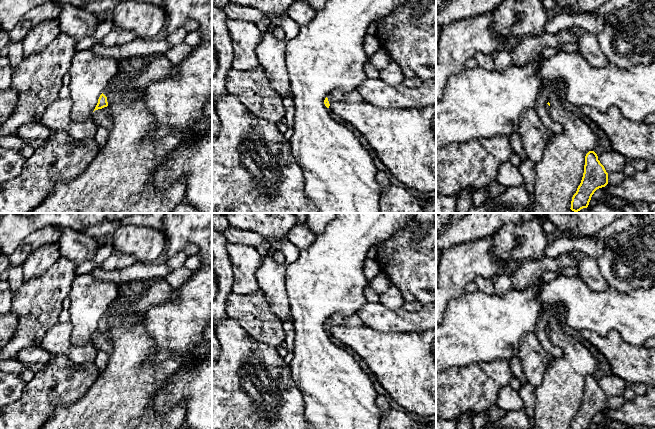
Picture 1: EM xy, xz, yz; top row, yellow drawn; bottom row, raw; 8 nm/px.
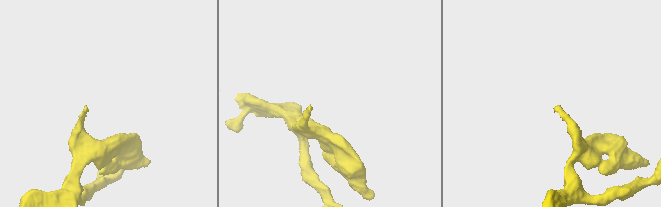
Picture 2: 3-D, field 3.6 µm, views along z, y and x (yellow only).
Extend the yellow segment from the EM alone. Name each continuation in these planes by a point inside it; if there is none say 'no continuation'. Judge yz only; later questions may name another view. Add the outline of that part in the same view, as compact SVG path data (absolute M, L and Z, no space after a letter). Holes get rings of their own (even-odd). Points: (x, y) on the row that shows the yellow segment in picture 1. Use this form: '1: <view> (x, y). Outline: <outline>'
1: yz (542, 108). Outline: M544 82L536 104L536 112L542 121L542 123L552 132L552 133L562 133L563 126L560 123L554 122L550 114L550 106L547 104L549 102L550 95L552 93L553 87L549 82Z

